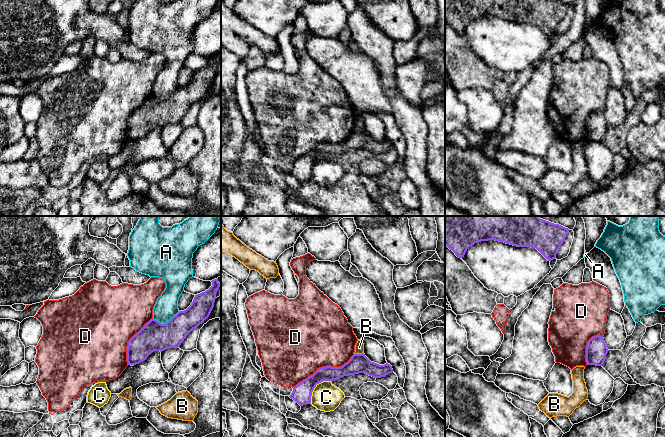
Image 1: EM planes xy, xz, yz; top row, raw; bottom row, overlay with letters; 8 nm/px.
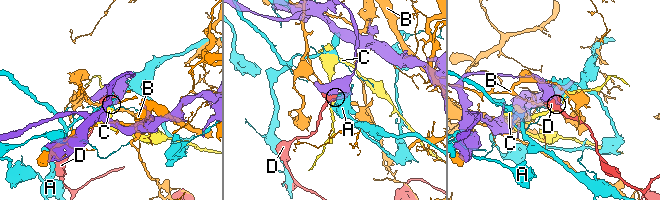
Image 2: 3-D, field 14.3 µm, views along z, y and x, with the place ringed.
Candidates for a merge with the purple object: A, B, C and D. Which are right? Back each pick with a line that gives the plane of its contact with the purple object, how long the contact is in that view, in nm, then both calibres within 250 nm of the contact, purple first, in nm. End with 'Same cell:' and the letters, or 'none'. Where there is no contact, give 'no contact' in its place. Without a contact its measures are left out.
Same cell: none

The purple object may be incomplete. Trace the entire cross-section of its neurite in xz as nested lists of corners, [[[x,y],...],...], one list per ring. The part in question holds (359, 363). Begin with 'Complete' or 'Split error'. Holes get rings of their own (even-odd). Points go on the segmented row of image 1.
Complete. [[[364,353],[354,354],[351,359],[341,367],[326,366],[319,368],[313,375],[293,387],[293,391],[289,397],[300,406],[303,406],[311,403],[314,388],[323,381],[333,381],[344,376],[359,373],[365,373],[374,378],[381,378],[392,372],[392,366],[388,363],[379,365],[371,362]]]

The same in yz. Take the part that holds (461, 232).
Complete. [[[445,216],[445,245],[459,258],[475,243],[495,240],[536,248],[551,261],[568,233],[568,228],[538,216]]]

